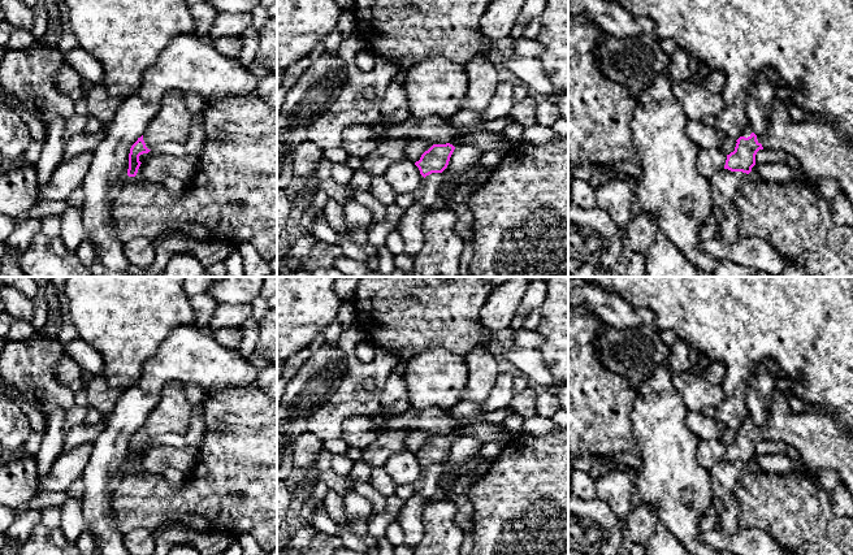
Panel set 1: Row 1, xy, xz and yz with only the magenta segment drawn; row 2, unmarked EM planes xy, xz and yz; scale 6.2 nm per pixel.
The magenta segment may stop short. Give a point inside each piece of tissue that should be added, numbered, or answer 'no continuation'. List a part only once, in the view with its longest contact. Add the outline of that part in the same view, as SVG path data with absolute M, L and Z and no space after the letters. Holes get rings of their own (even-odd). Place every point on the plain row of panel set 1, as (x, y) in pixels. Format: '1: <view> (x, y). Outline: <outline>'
1: xy (173, 413). Outline: M173 381L161 390L160 402L147 416L143 432L148 441L173 433L185 435L189 432L194 409L185 394L185 383Z

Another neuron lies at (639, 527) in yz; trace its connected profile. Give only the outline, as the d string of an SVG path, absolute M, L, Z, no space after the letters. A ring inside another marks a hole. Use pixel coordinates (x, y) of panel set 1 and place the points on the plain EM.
M636 503L624 520L624 537L633 545L645 545L659 523L654 507Z

